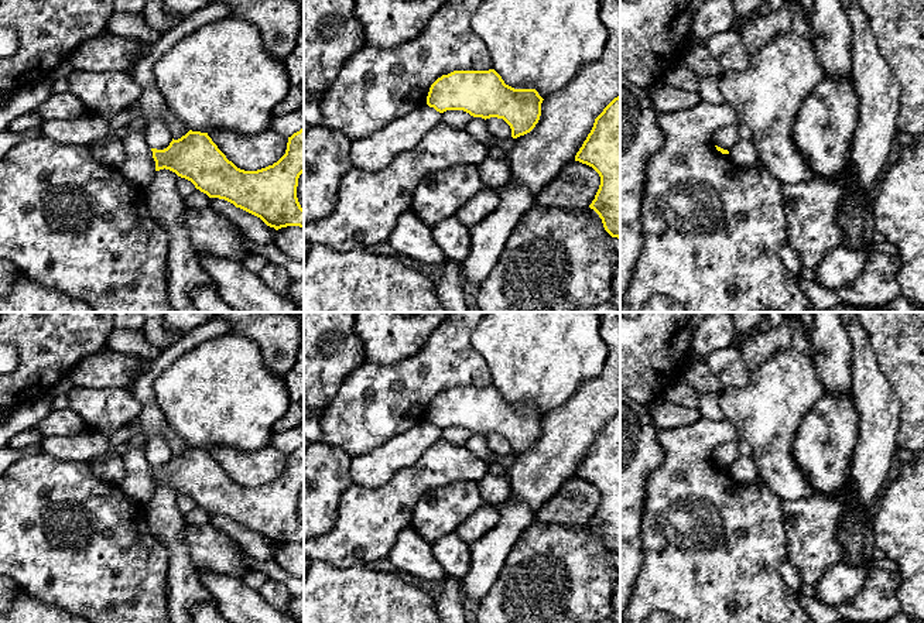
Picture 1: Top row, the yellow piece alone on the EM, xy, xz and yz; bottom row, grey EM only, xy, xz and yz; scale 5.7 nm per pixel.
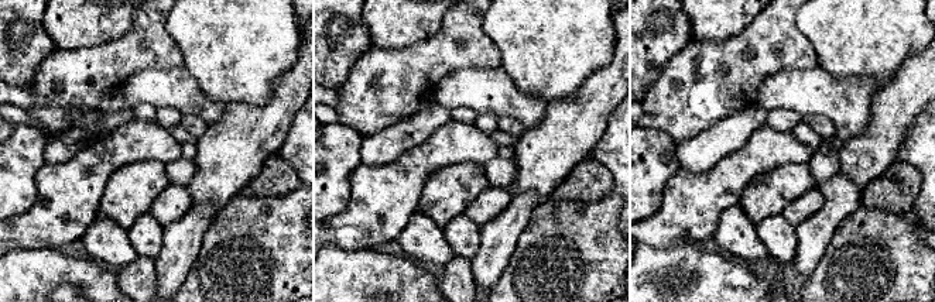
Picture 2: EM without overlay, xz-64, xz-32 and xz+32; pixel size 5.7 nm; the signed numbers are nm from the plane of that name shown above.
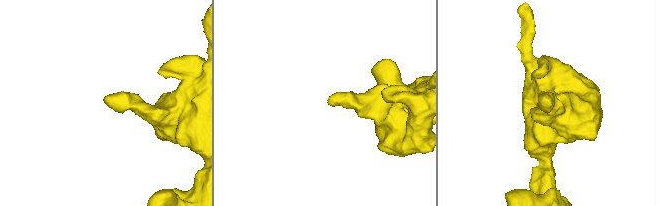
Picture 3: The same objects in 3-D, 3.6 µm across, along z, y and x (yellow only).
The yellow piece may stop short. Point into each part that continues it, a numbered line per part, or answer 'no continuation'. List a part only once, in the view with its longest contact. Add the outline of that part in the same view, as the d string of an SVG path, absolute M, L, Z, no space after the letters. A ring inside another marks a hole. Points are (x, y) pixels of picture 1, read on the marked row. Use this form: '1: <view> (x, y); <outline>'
no continuation

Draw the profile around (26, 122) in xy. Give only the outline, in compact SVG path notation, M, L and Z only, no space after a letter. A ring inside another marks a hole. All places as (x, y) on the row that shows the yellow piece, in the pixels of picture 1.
M34 112L31 113L24 113L8 124L8 130L13 133L25 133L27 130L31 130L42 123L42 119L35 114Z

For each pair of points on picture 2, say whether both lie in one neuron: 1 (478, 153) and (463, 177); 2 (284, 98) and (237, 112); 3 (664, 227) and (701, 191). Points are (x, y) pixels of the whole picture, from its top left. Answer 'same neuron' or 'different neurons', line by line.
1: different neurons
2: same neuron
3: same neuron

